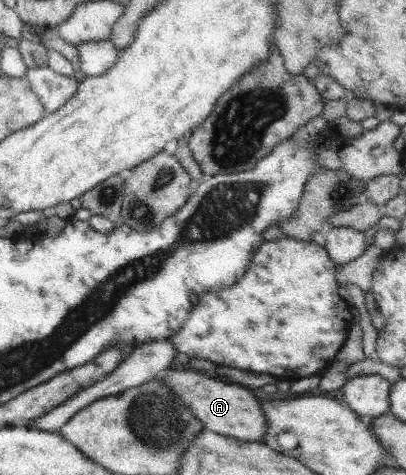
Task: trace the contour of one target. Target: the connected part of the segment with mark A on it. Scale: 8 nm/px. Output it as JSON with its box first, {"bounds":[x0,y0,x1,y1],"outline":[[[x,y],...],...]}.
{"bounds":[158,368,268,443],"outline":[[[188,368],[183,371],[167,370],[158,378],[160,383],[177,392],[184,405],[194,414],[198,422],[202,422],[206,430],[242,441],[263,443],[268,422],[261,408],[260,399],[255,394],[252,395],[250,391],[236,385],[226,385],[209,374],[205,375]]]}

